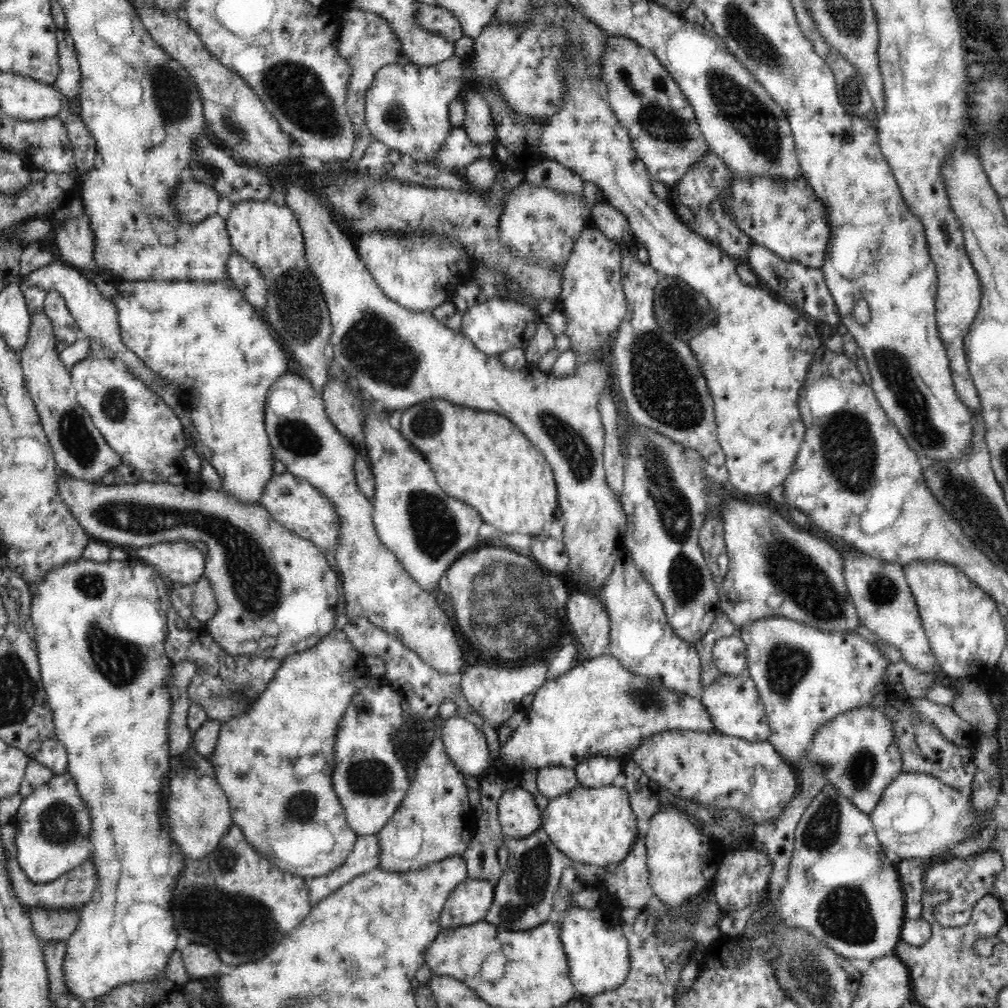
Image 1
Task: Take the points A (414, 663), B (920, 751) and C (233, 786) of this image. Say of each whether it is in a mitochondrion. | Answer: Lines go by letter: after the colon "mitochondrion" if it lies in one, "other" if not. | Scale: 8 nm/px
A: other
B: other
C: other

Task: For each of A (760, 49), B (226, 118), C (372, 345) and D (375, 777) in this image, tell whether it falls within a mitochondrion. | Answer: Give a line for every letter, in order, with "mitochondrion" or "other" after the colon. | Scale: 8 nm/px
A: mitochondrion
B: mitochondrion
C: mitochondrion
D: mitochondrion

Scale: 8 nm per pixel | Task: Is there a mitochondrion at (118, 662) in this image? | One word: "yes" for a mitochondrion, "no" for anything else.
yes

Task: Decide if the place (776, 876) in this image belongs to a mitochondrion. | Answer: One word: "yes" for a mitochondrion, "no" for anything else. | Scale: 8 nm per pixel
no

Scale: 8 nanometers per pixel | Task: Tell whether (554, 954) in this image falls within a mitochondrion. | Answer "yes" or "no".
no

